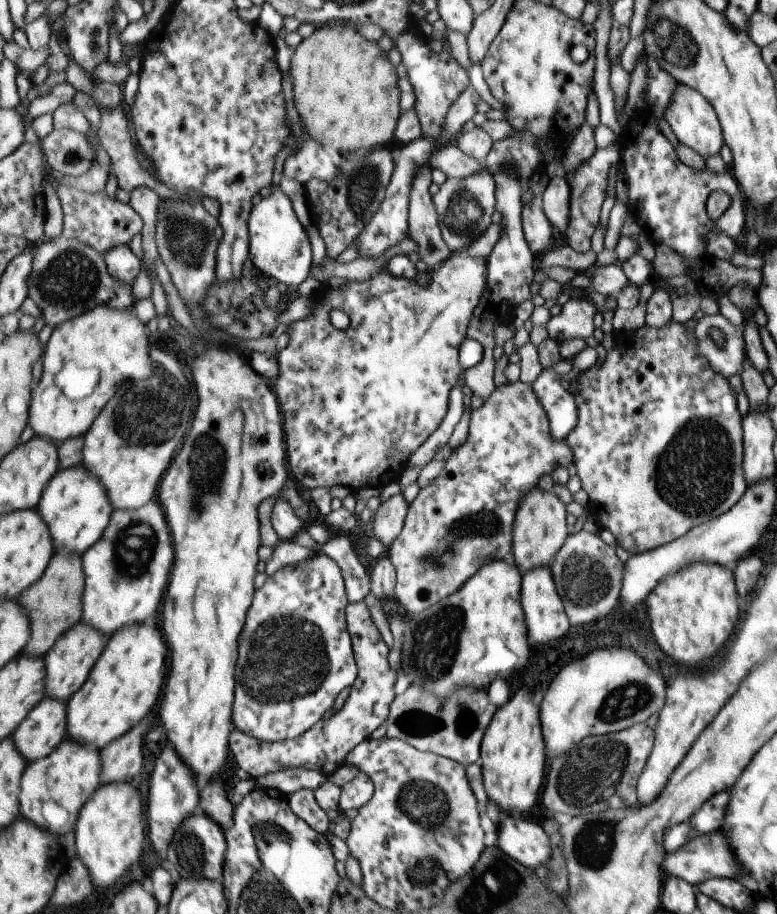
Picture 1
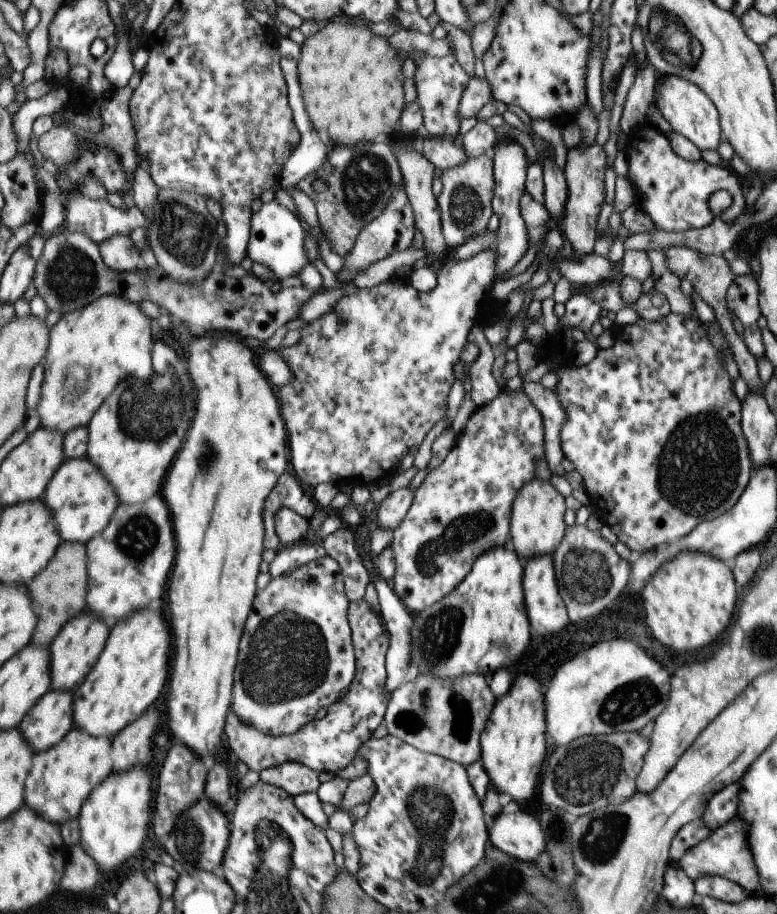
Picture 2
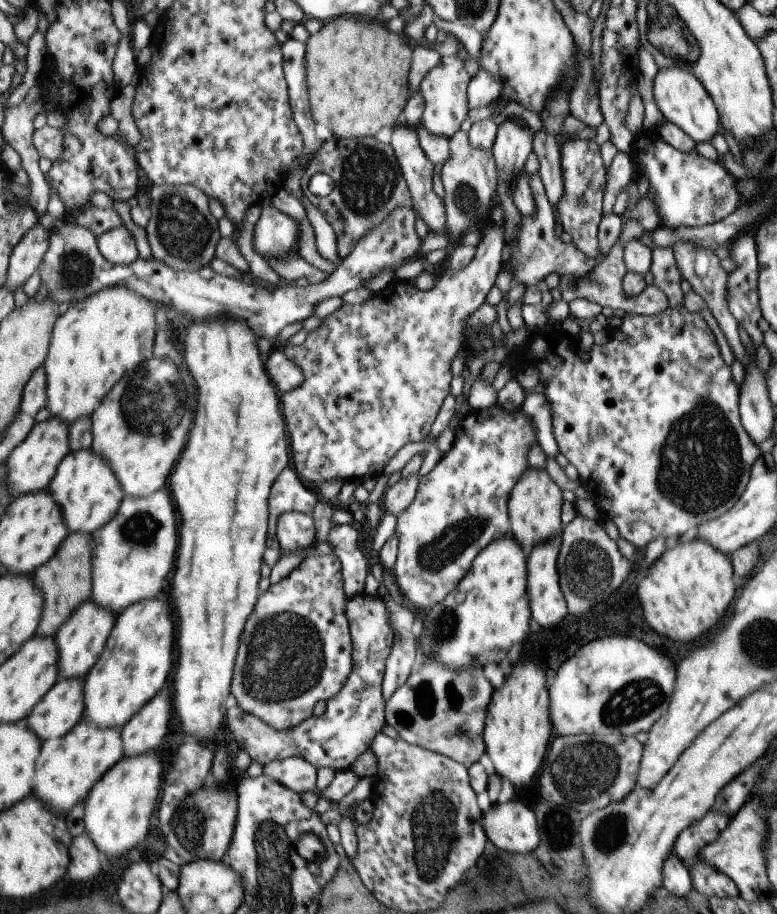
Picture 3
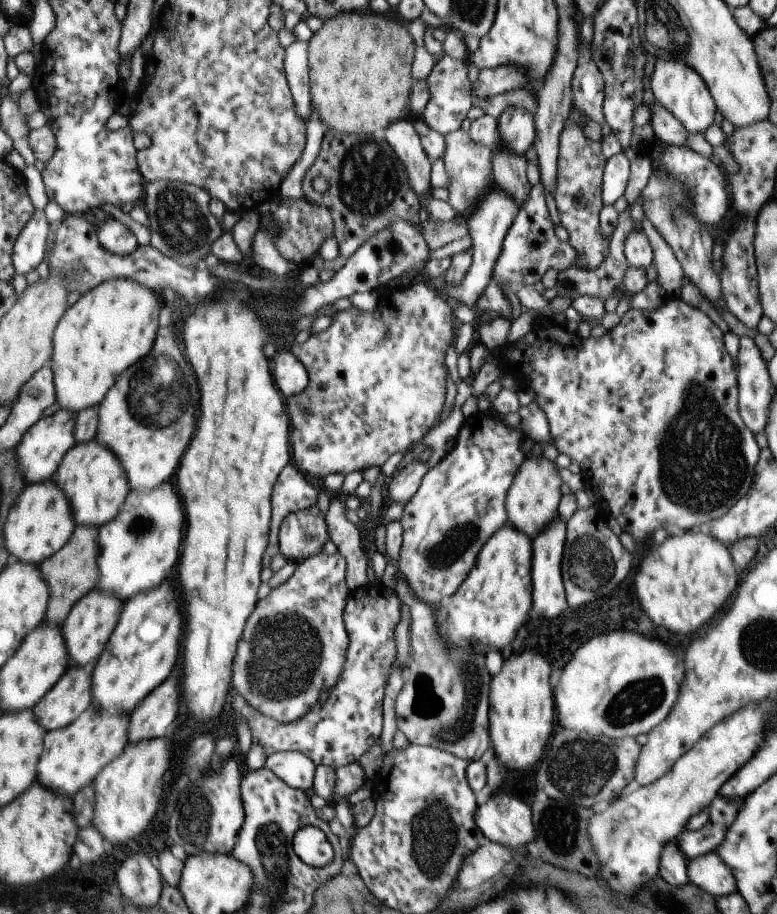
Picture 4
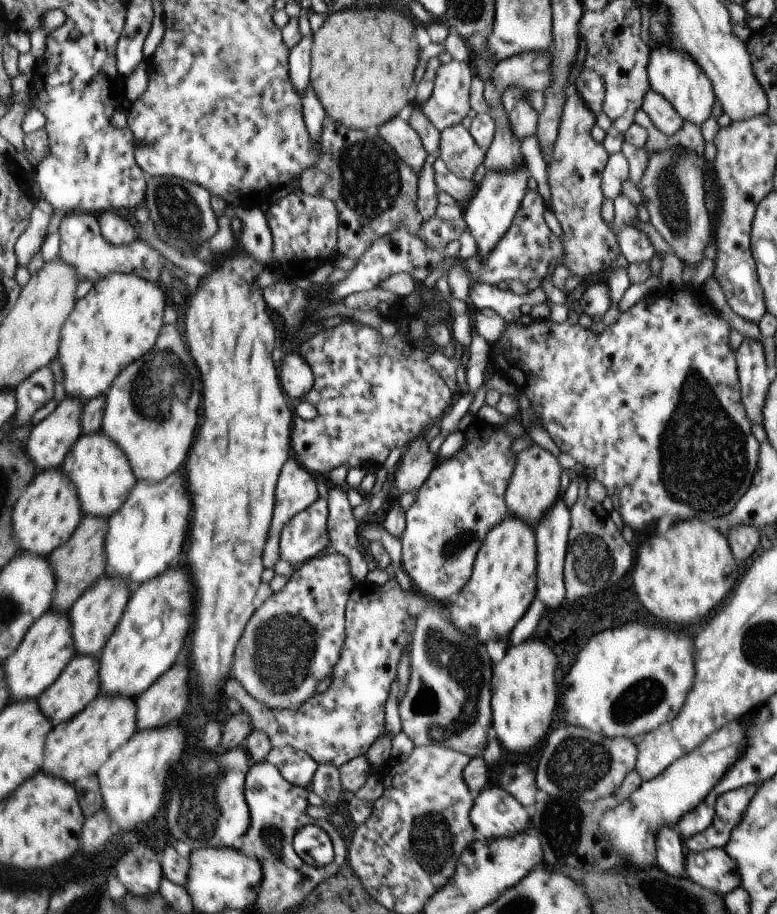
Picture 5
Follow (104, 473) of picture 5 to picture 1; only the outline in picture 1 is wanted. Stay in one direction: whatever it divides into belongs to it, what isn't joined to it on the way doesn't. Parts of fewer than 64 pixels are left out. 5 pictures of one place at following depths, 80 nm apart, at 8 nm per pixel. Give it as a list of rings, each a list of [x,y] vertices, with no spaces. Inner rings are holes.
[[[83,463],[60,469],[54,480],[46,486],[37,508],[37,512],[51,522],[48,525],[51,526],[51,534],[55,534],[56,552],[69,550],[81,554],[104,535],[114,510],[107,487]]]

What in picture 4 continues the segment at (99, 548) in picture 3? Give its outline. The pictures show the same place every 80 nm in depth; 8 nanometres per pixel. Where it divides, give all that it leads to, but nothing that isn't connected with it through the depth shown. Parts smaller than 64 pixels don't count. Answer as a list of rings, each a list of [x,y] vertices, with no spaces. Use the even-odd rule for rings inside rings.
[[[171,479],[149,492],[133,489],[118,516],[100,527],[97,589],[121,596],[125,604],[135,594],[159,586],[177,566],[181,554],[175,552],[181,552],[186,508],[175,488]]]

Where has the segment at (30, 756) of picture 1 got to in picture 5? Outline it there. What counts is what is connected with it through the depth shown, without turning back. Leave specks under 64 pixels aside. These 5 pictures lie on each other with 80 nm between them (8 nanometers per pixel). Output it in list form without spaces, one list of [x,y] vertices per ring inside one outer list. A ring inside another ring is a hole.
[[[77,656],[74,661],[70,662],[59,680],[37,700],[43,714],[55,725],[58,725],[65,718],[73,718],[79,712],[83,712],[101,692],[99,670],[101,670],[101,662],[97,658],[93,658],[93,656]]]

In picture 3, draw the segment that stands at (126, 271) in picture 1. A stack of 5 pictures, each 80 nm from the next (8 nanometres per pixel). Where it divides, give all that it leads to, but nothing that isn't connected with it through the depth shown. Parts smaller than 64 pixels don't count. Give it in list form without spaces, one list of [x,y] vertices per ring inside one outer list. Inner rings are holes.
[[[125,225],[108,230],[97,237],[102,253],[112,263],[131,264],[140,258],[137,242]]]

